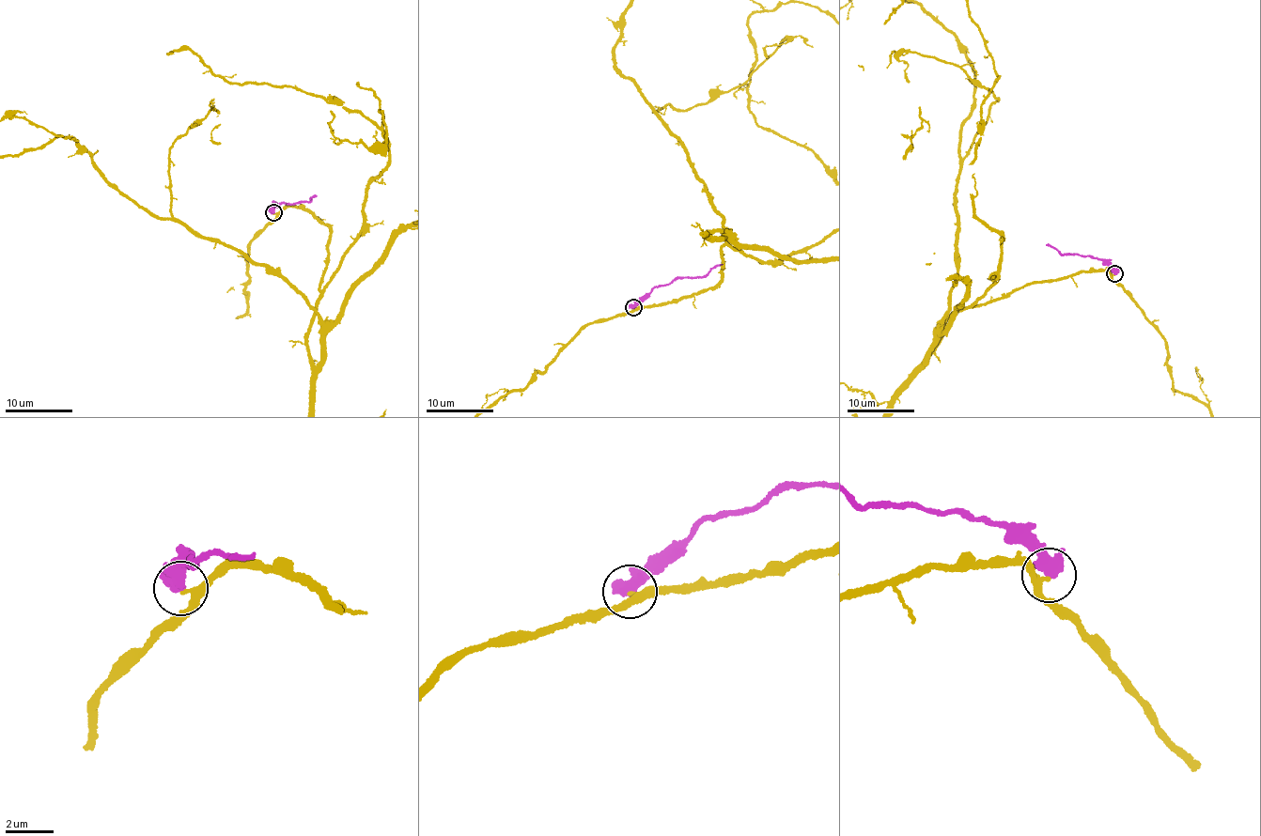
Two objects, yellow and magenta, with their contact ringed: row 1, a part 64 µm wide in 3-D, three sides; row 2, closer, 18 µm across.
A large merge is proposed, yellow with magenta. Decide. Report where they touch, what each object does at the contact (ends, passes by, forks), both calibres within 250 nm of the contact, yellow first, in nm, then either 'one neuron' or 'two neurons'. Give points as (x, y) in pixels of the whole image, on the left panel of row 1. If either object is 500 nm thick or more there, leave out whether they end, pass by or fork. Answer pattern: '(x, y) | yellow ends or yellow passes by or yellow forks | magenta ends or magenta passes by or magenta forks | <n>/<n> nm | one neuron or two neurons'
(273, 212) | 240/650 nm | two neurons

